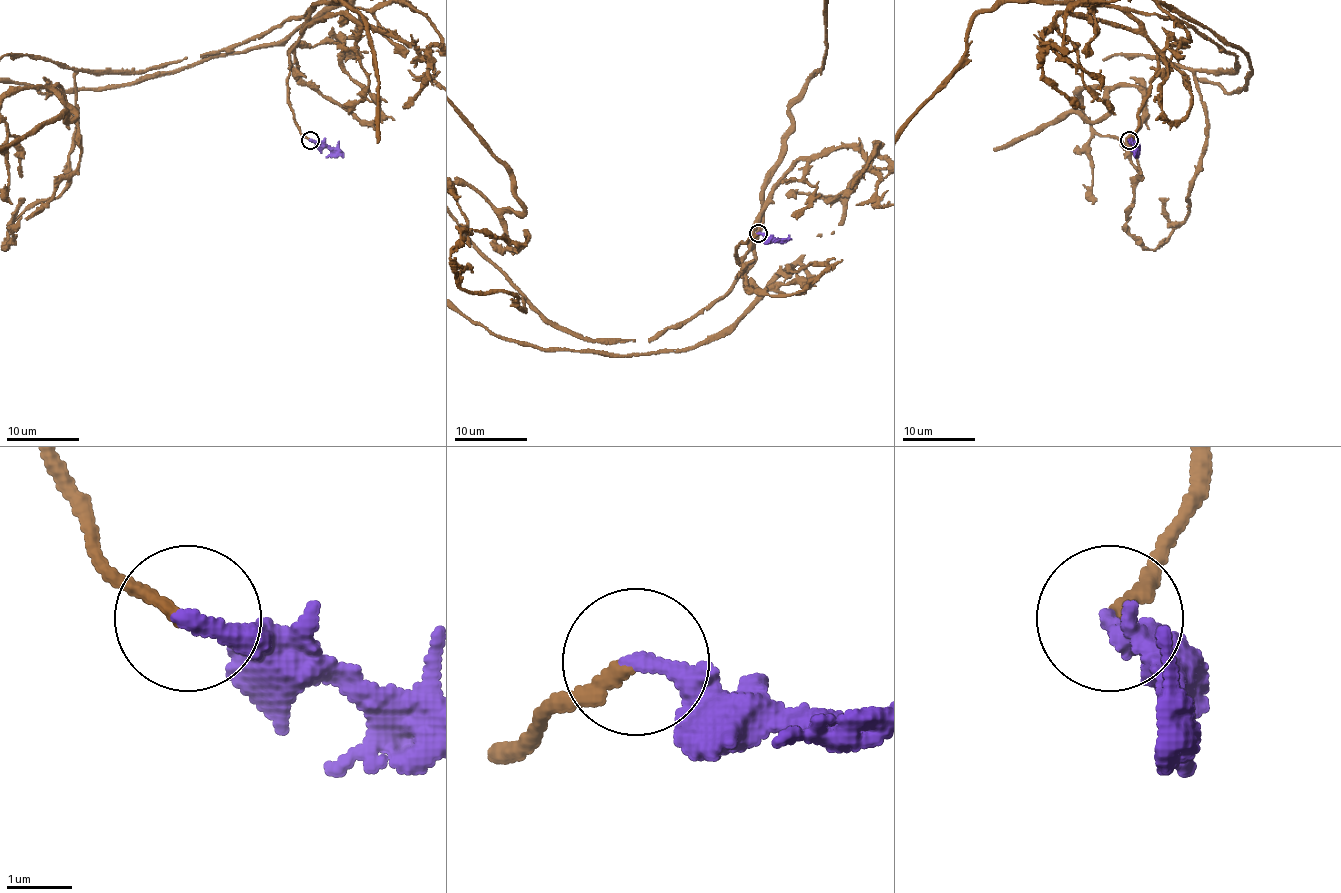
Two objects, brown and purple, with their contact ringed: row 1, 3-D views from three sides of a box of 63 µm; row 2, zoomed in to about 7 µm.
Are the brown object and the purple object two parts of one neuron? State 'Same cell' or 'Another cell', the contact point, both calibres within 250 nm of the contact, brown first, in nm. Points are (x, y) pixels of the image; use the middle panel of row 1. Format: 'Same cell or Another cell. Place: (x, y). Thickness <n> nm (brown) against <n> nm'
Same cell. Place: (758, 233). Thickness 240 nm (brown) against 280 nm

